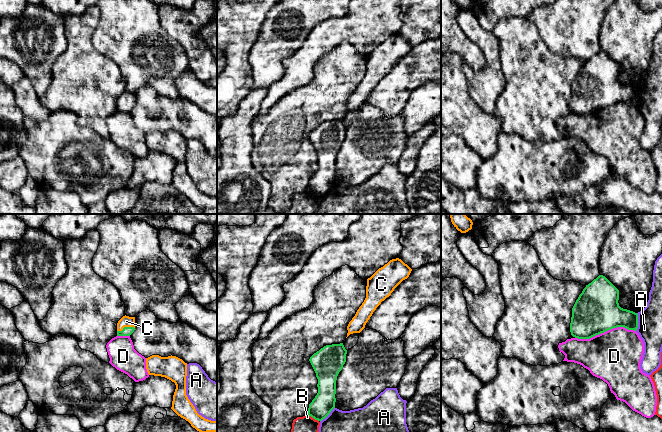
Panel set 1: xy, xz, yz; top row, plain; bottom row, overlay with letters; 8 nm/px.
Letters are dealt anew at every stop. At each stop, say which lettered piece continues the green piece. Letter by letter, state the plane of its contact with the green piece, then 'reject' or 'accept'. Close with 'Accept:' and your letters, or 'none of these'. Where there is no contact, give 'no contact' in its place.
A: yz | reject
B: xz | reject
C: xy | accept
D: yz | reject
Accept: C

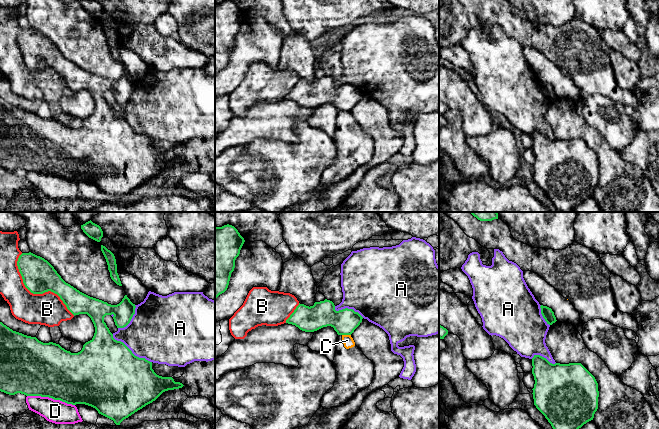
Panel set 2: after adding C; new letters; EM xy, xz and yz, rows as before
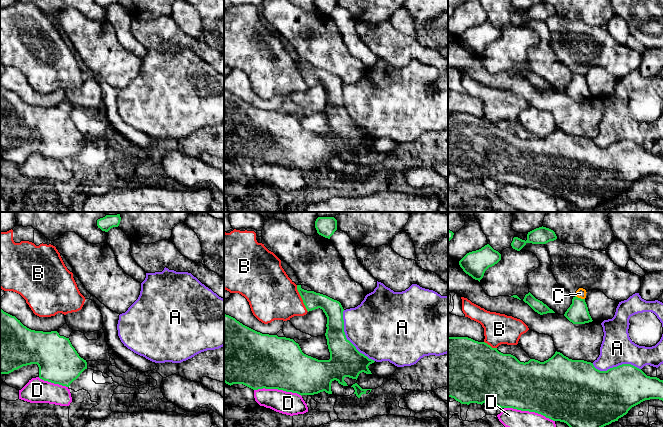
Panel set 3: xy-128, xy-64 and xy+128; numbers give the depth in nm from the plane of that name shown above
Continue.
A: xy | reject
B: xy | reject
C: xz | reject
D: xy | reject
Accept: none of these

